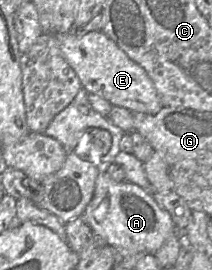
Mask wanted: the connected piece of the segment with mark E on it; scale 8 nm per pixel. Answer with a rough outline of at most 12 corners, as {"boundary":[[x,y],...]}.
{"boundary":[[102,31],[55,36],[88,93],[133,113],[163,108],[145,69]]}

